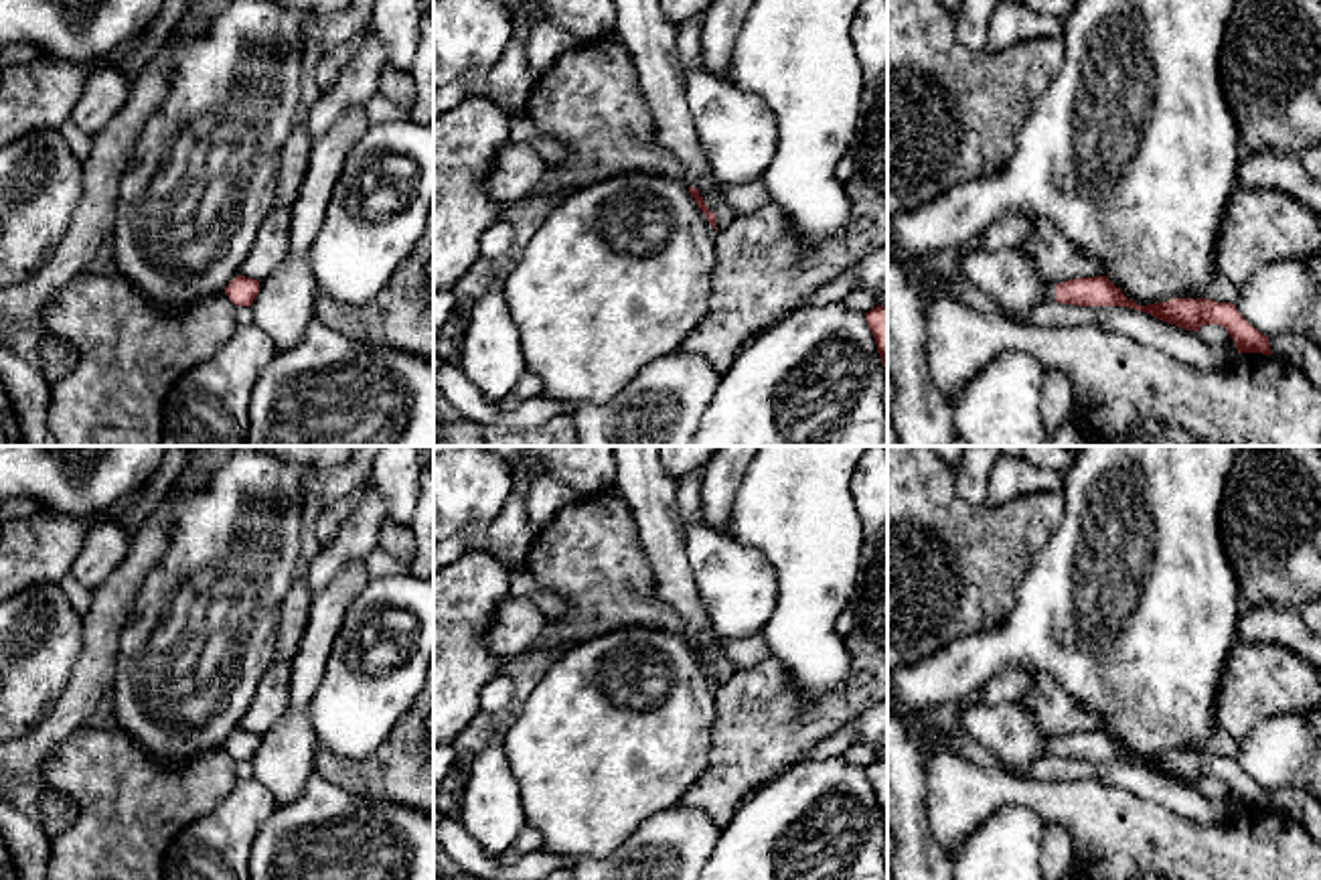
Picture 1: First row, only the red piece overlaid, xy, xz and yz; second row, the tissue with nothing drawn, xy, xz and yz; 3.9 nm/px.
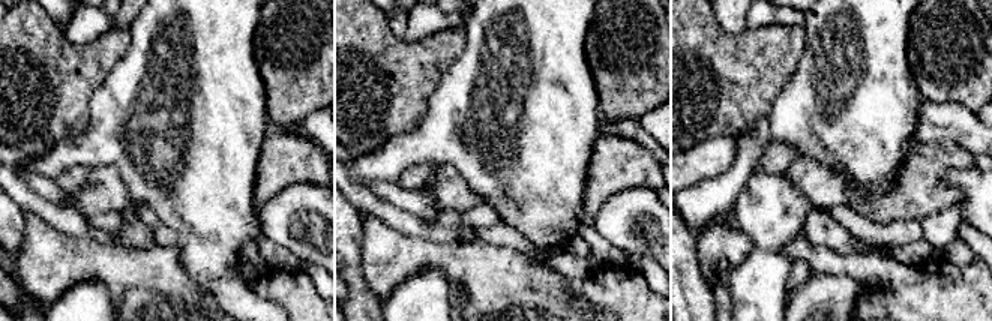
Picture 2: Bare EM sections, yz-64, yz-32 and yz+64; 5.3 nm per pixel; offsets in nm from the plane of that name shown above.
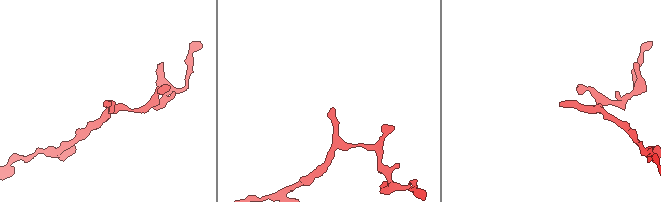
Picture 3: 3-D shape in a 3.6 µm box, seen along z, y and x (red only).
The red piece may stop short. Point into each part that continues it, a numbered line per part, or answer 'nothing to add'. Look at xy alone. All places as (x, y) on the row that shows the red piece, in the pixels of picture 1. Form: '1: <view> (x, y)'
nothing to add

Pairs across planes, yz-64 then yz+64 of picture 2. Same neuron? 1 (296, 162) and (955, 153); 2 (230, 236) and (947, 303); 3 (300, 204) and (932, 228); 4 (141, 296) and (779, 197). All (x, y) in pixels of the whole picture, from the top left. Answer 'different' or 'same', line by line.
1: same
2: different
3: same
4: different

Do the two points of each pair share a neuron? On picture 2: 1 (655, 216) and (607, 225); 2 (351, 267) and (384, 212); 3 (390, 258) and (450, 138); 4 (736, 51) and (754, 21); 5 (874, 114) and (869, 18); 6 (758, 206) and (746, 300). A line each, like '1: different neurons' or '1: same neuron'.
1: same neuron
2: different neurons
3: different neurons
4: different neurons
5: same neuron
6: same neuron

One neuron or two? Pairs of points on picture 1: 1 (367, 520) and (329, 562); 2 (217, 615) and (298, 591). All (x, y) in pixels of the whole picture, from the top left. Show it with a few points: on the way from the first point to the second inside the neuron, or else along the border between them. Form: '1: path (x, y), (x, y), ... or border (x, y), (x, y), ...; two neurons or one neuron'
1: path (359, 530), (339, 552); one neuron
2: border (296, 578), (280, 607), (274, 641); two neurons

